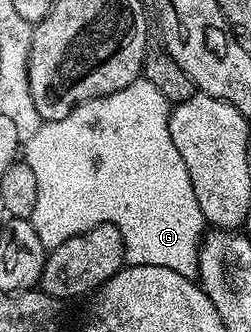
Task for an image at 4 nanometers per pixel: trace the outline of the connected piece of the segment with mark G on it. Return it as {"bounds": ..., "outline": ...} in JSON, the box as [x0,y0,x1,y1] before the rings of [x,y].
{"bounds":[24,79,207,279],"outline":[[[139,79],[128,83],[120,91],[116,91],[107,97],[93,97],[91,101],[80,103],[64,119],[47,121],[39,127],[39,131],[24,146],[24,159],[28,167],[36,175],[36,211],[29,221],[36,227],[36,235],[40,235],[40,243],[44,243],[47,251],[60,247],[68,239],[76,235],[86,233],[97,225],[114,225],[124,239],[124,251],[126,252],[126,265],[151,265],[152,267],[168,267],[180,275],[191,279],[198,276],[198,249],[202,246],[204,230],[207,228],[204,215],[200,211],[200,203],[196,203],[196,191],[192,191],[192,179],[188,175],[188,167],[184,167],[184,159],[180,159],[180,151],[176,151],[176,143],[172,143],[172,135],[168,131],[170,122],[170,110],[172,104],[161,94],[160,88],[145,79]]]}

